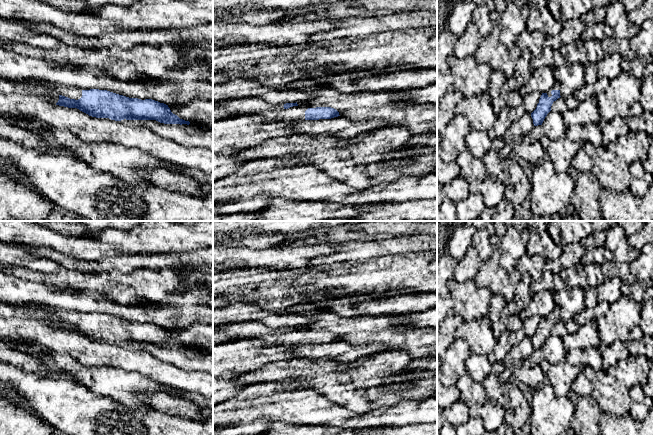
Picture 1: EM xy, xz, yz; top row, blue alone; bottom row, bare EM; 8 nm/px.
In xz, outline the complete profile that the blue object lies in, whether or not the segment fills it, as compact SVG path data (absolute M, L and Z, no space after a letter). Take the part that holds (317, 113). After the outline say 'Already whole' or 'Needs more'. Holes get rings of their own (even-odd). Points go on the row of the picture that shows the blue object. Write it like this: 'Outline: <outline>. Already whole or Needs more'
Outline: M286 103L283 109L266 110L256 113L264 121L304 121L304 120L319 120L331 119L338 117L339 112L331 107L299 107L296 103Z. Needs more

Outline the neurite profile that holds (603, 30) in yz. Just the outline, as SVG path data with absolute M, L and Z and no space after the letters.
M605 22L587 25L581 35L581 43L583 44L586 41L593 39L598 39L599 41L603 40L606 37L612 37L613 30Z

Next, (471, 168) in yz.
M467 148L457 156L456 163L460 168L459 177L467 182L482 181L488 176L482 158L476 158Z

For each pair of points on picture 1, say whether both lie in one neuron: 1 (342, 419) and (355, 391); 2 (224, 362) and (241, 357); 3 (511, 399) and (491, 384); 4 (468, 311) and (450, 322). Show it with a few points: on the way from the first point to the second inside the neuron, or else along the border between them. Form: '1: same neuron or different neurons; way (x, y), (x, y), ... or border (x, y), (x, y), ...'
1: different neurons; border (326, 396), (355, 413), (370, 412)
2: same neuron; way (228, 358), (237, 357)
3: same neuron; way (506, 394), (496, 389)
4: different neurons; border (451, 312), (458, 315), (464, 321)

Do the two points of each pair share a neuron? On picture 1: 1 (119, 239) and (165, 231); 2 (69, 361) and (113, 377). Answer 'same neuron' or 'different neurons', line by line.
1: same neuron
2: same neuron

